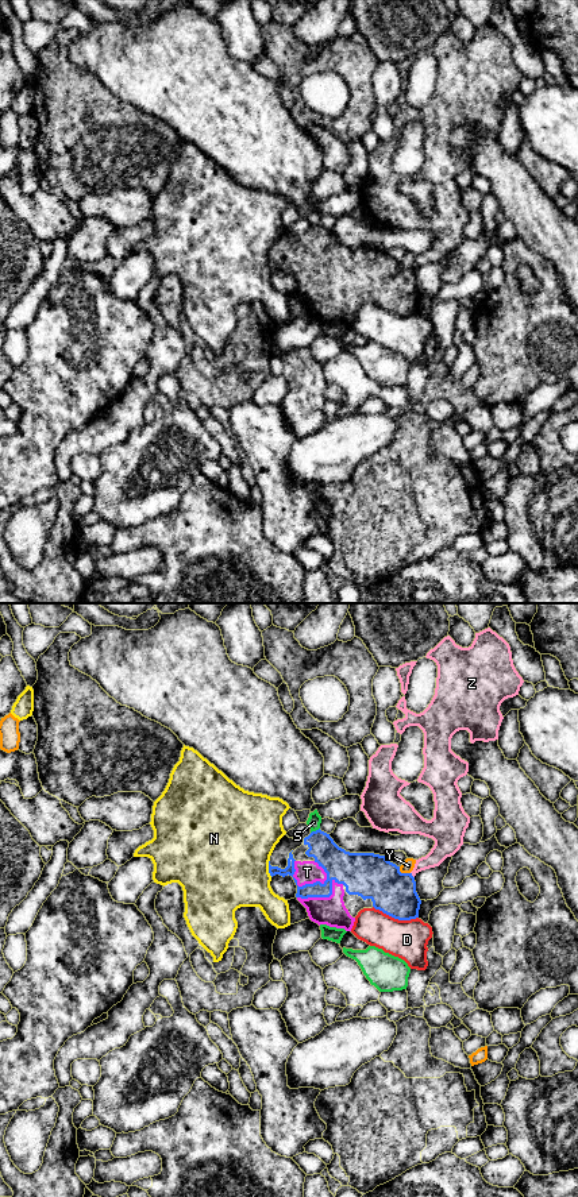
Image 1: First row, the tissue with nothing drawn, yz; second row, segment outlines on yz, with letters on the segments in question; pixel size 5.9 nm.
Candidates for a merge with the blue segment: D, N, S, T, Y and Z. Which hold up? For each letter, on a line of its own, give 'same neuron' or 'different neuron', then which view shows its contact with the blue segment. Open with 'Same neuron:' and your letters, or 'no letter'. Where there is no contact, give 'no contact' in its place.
Same neuron: T
D: different neuron; contact in yz
N: different neuron; contact in yz
S: different neuron; contact in yz
T: same neuron; contact in yz
Y: different neuron; contact in yz
Z: different neuron; contact in yz

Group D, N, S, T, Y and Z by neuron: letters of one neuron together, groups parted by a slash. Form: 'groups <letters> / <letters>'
groups D / N / S / T / Y / Z

